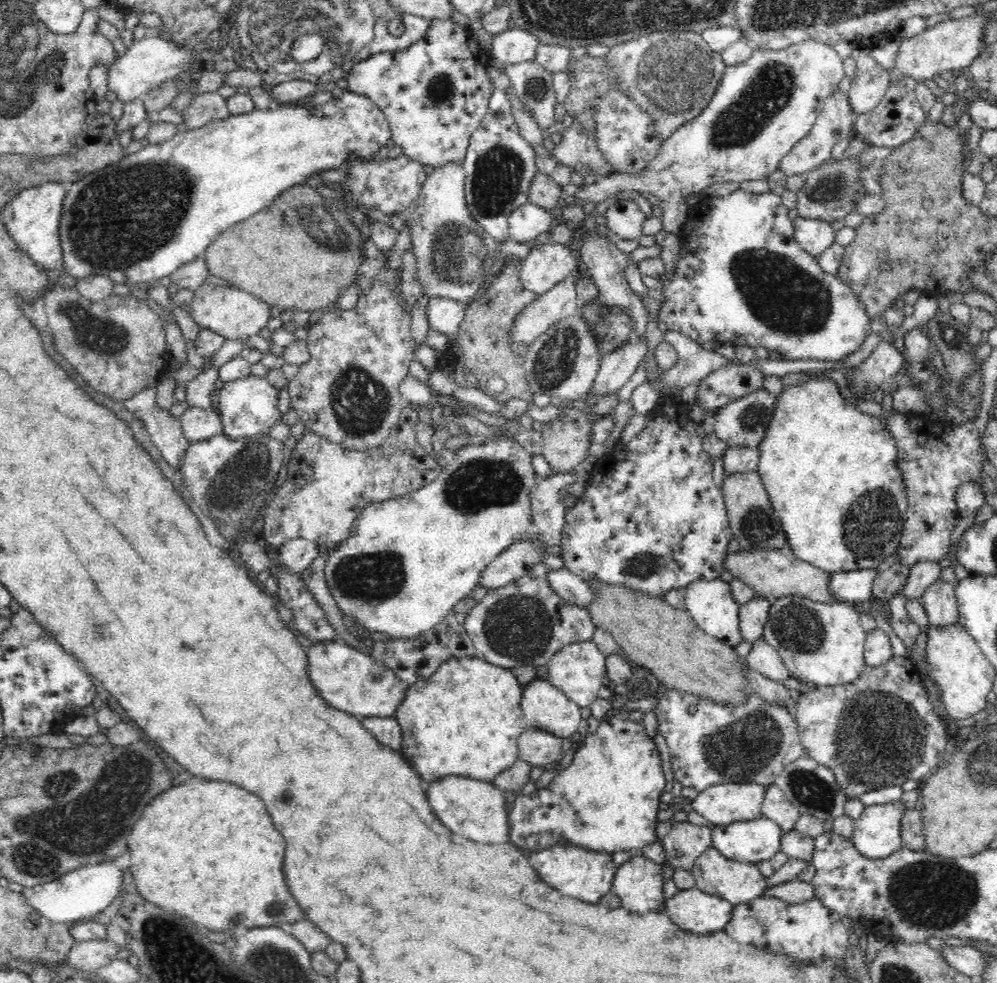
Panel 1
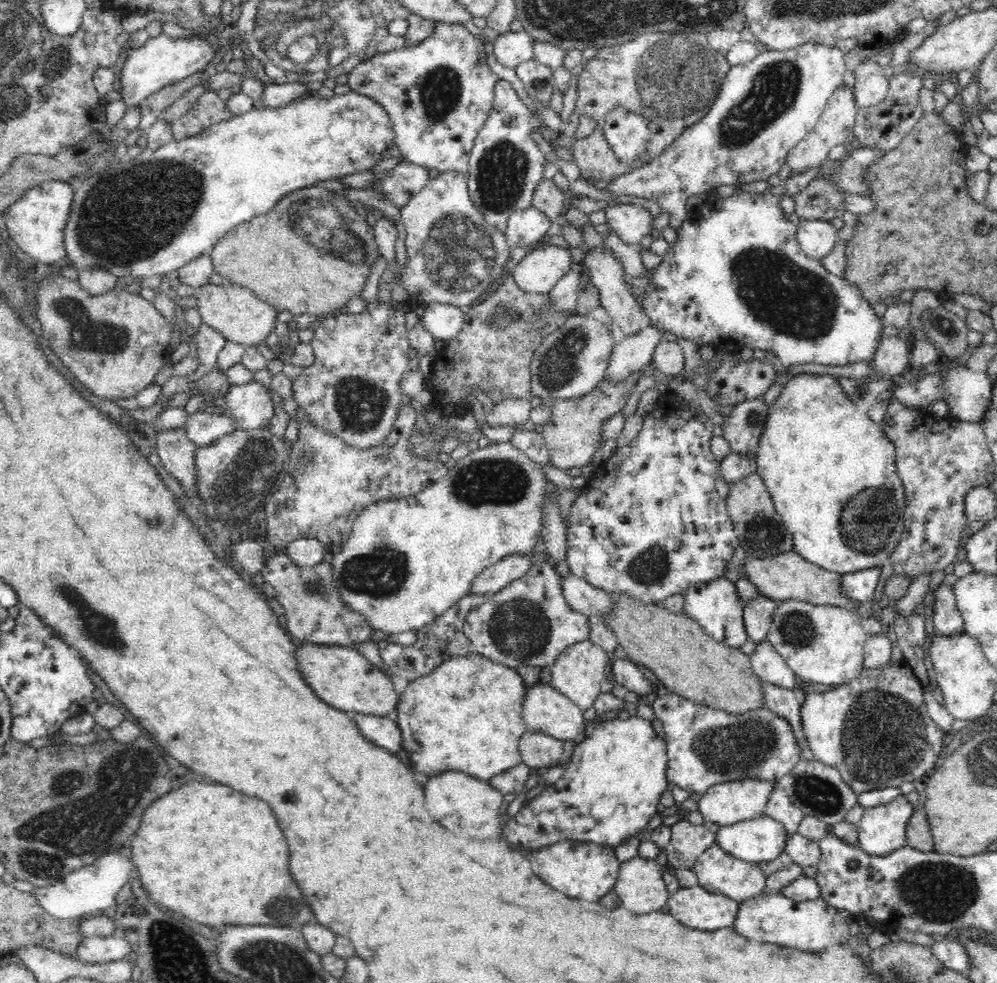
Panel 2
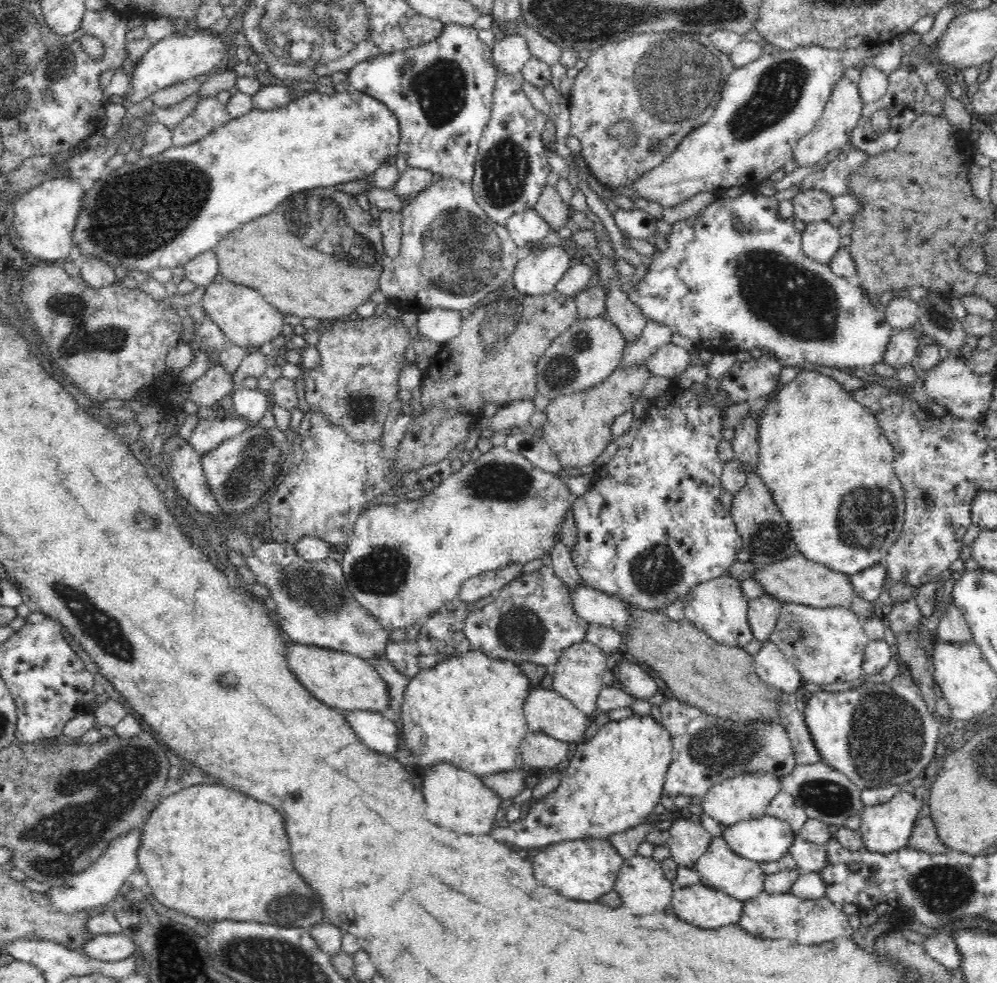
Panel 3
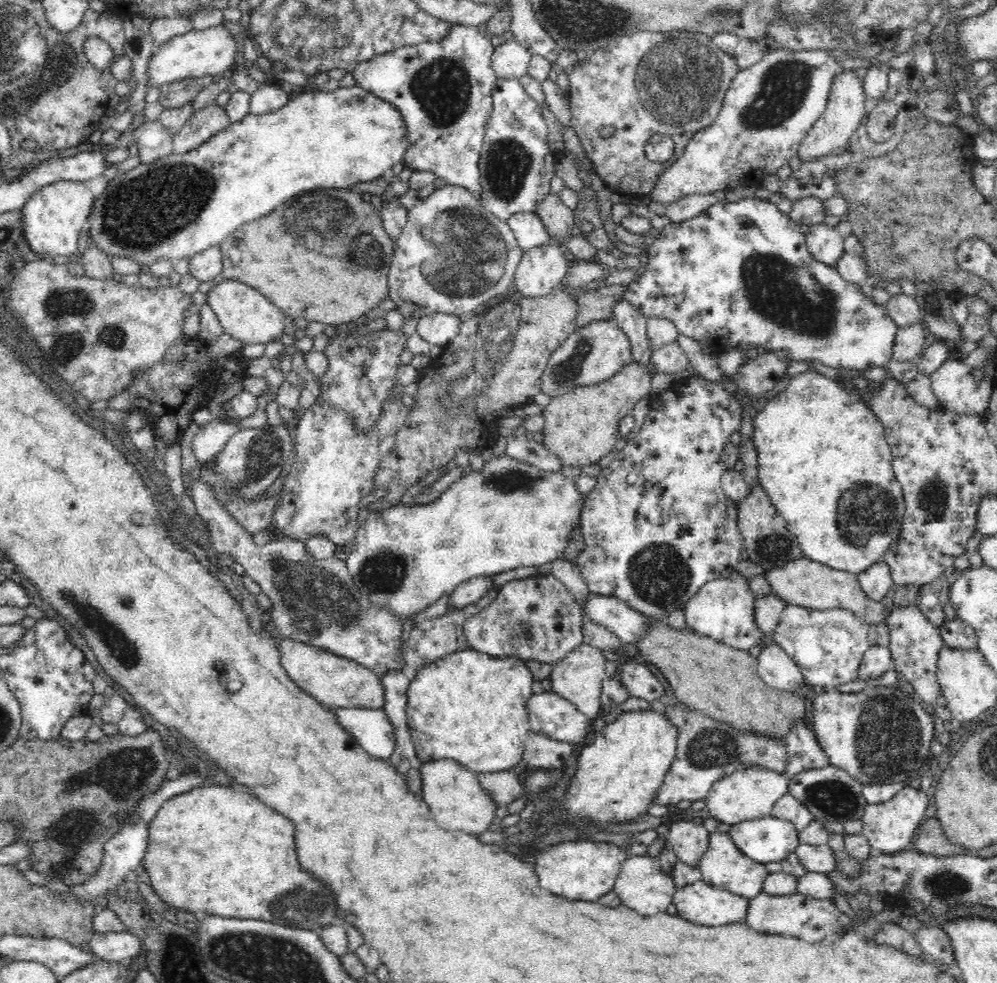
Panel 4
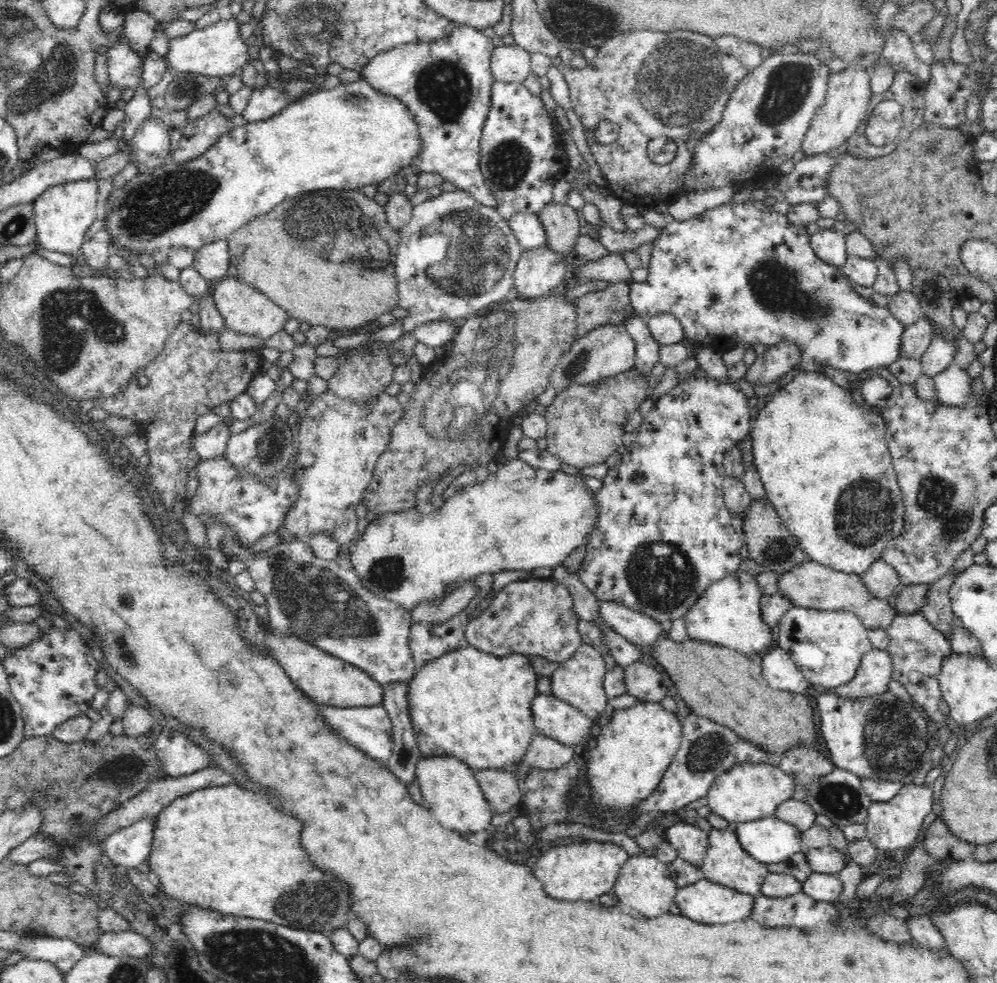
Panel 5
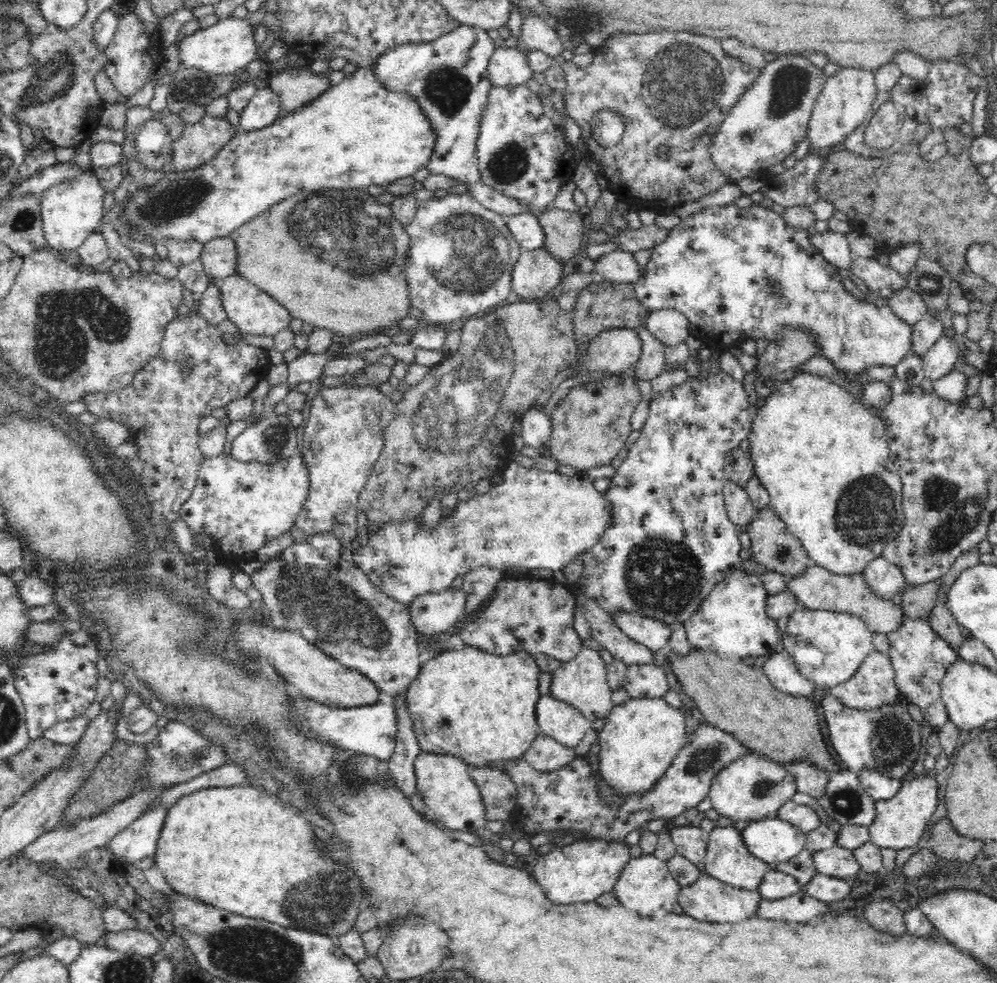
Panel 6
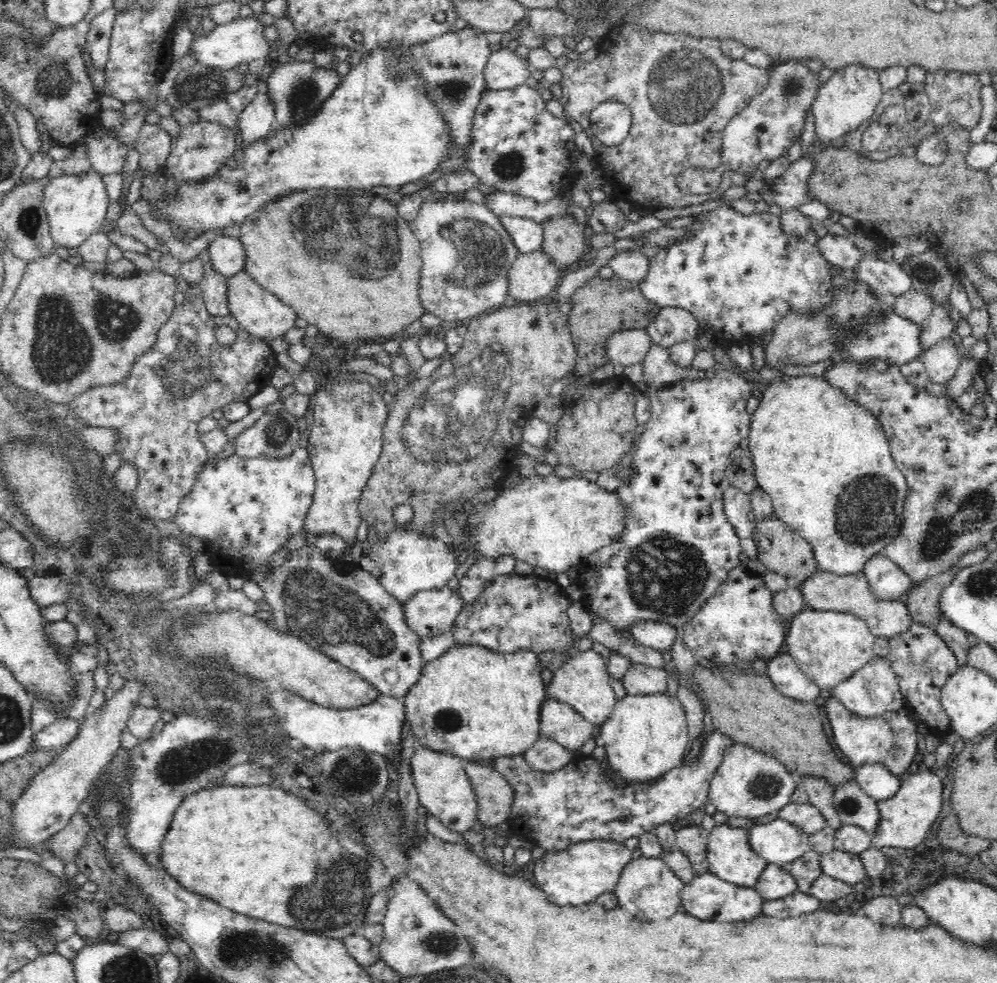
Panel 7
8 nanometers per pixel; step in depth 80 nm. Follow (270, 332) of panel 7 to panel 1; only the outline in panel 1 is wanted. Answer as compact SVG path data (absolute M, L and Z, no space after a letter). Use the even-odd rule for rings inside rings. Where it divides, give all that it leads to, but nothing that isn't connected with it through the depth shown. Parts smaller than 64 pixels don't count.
M204 283L194 291L194 298L190 302L189 310L194 322L201 328L208 328L225 340L246 340L252 336L259 336L264 328L268 328L268 322L272 318L272 308L267 302L258 300L253 294L234 285L218 286L212 283Z

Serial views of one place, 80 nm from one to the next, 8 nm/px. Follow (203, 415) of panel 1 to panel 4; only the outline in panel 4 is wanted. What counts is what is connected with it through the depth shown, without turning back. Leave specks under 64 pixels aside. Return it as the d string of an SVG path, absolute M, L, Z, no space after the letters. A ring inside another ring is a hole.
M216 421L200 426L192 442L193 452L198 462L201 465L214 462L229 438L232 438L232 435L240 428L239 421L228 423Z

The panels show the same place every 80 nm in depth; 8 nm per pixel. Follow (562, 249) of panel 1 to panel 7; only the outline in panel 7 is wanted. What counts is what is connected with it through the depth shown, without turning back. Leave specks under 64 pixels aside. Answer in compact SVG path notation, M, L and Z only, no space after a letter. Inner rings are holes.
M542 249L530 254L519 253L507 270L510 299L526 303L554 297L562 276L563 272Z

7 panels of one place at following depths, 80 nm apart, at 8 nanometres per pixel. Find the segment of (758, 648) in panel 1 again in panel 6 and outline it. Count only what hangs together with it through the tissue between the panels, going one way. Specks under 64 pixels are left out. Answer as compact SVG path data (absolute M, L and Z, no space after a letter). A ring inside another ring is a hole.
M779 649L768 657L763 672L770 682L784 694L810 698L814 694L815 684L802 677L790 653Z

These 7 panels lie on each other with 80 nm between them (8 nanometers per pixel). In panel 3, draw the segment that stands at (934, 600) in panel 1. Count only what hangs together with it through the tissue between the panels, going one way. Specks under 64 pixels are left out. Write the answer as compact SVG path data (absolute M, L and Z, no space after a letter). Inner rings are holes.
M953 600L946 607L946 615L942 616L935 630L937 640L951 644L972 644L974 635L963 614L956 609Z

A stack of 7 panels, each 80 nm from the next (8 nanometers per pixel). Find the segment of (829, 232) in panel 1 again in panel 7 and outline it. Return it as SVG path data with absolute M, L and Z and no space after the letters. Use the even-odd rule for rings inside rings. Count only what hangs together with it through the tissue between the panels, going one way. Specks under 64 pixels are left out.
M828 233L822 238L817 238L816 247L831 266L839 266L843 269L855 269L865 256L864 250L858 250L854 242L842 235Z

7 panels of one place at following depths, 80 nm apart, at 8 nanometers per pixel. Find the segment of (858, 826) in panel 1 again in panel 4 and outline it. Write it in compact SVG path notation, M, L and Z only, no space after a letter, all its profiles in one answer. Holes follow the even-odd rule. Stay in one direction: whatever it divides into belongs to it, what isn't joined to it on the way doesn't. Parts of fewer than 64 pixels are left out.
M906 787L900 789L890 800L880 804L868 804L862 816L862 834L866 835L872 848L882 853L896 853L913 847L917 829L932 814L930 797L924 790Z

